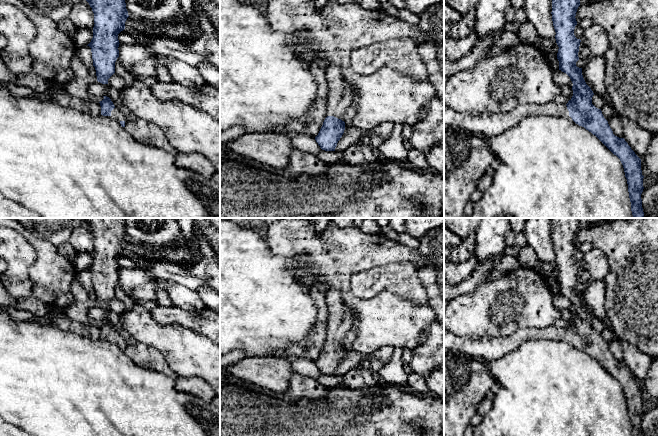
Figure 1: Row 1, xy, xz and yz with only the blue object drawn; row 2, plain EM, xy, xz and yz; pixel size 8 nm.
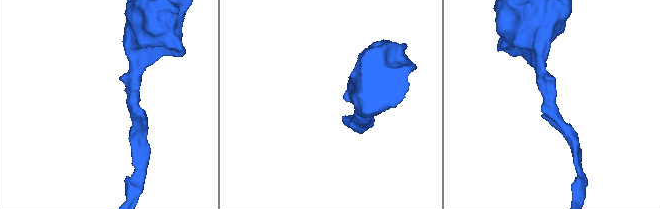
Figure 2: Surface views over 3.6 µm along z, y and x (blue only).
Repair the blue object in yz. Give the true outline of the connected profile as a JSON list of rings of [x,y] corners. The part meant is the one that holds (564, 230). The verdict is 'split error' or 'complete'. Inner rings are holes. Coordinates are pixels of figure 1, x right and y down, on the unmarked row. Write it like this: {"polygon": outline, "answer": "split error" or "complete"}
{"polygon": [[[549,218],[552,223],[552,245],[556,256],[555,263],[559,271],[557,283],[559,285],[559,294],[566,297],[572,307],[573,320],[566,329],[549,326],[543,329],[526,328],[521,329],[506,337],[480,337],[480,336],[464,336],[460,337],[450,331],[444,329],[444,351],[465,354],[470,358],[482,360],[489,363],[493,360],[500,359],[508,353],[516,350],[522,344],[534,340],[570,340],[572,344],[579,350],[595,359],[614,379],[616,379],[624,392],[625,401],[628,408],[629,422],[631,426],[632,436],[643,436],[641,418],[643,416],[643,402],[641,394],[641,383],[635,378],[624,362],[619,362],[613,358],[608,345],[604,342],[601,333],[596,332],[592,328],[594,319],[591,312],[586,308],[582,292],[576,290],[579,284],[578,276],[580,263],[574,259],[574,253],[577,249],[576,236],[580,230],[579,218]]], "answer": "split error"}

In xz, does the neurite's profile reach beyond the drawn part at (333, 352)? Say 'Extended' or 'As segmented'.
Extended

